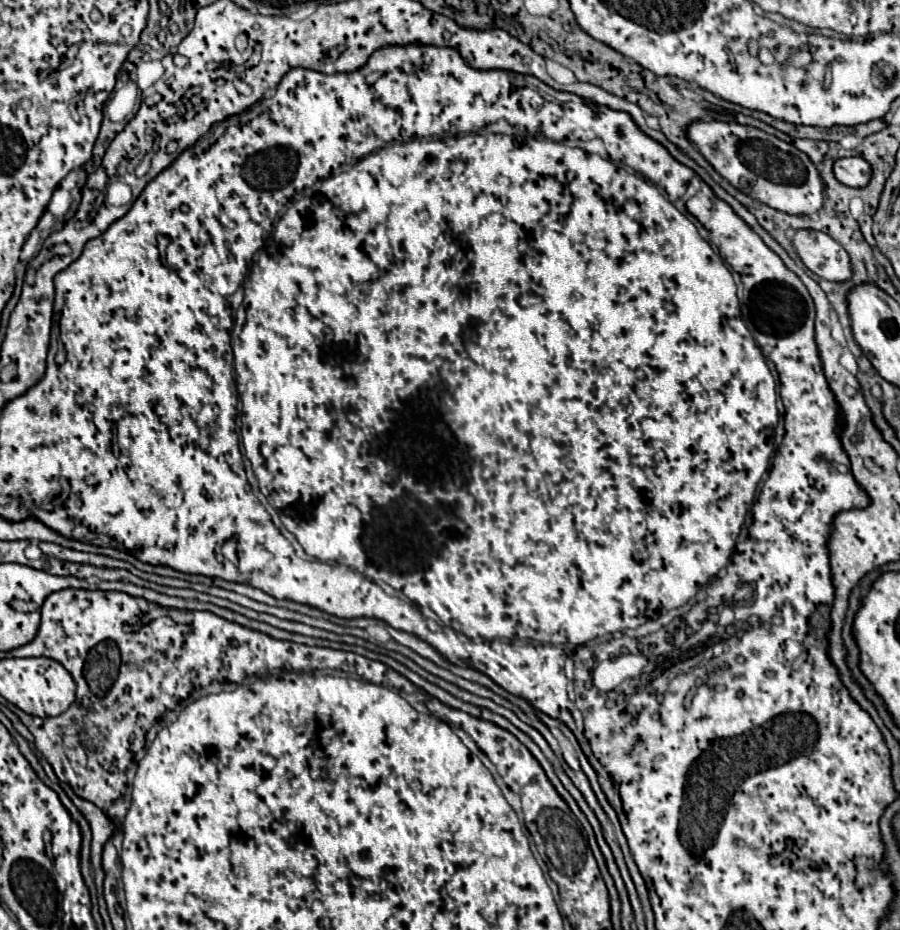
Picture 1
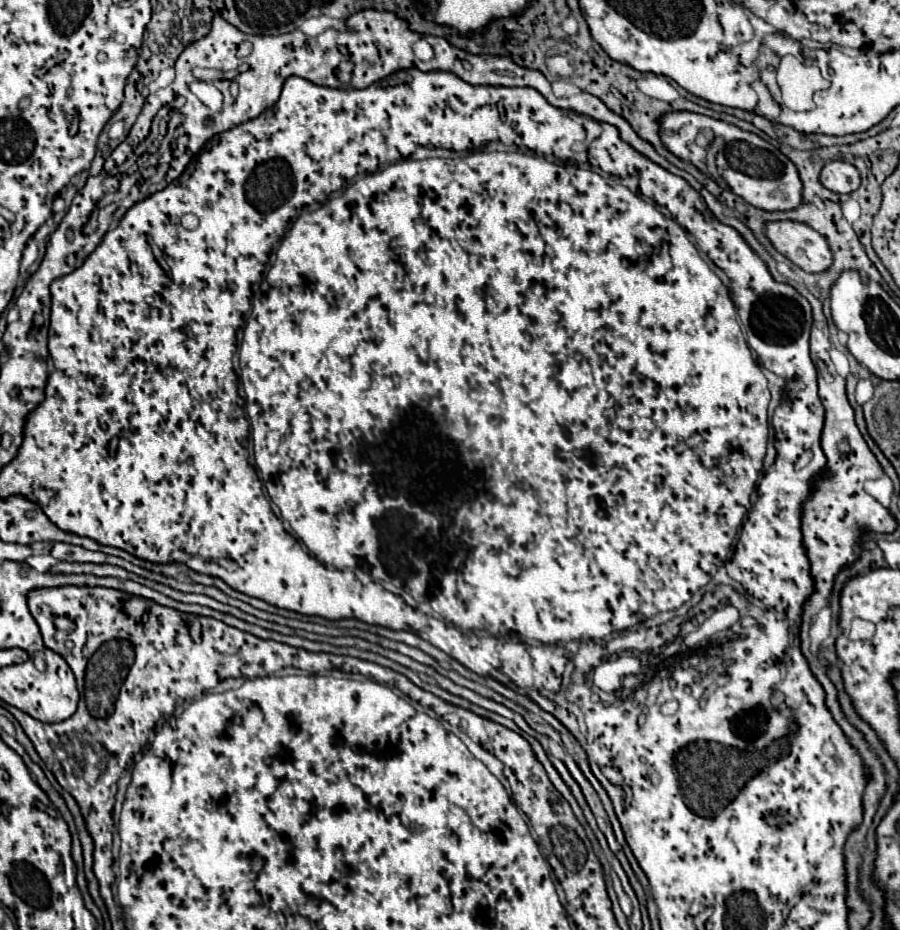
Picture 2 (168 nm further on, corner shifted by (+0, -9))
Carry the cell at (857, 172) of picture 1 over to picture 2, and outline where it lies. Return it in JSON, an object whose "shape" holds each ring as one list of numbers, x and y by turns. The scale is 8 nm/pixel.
{"shape":[[830,162,822,170,822,184,838,194,852,194,860,186,858,170,850,166,848,162]]}

